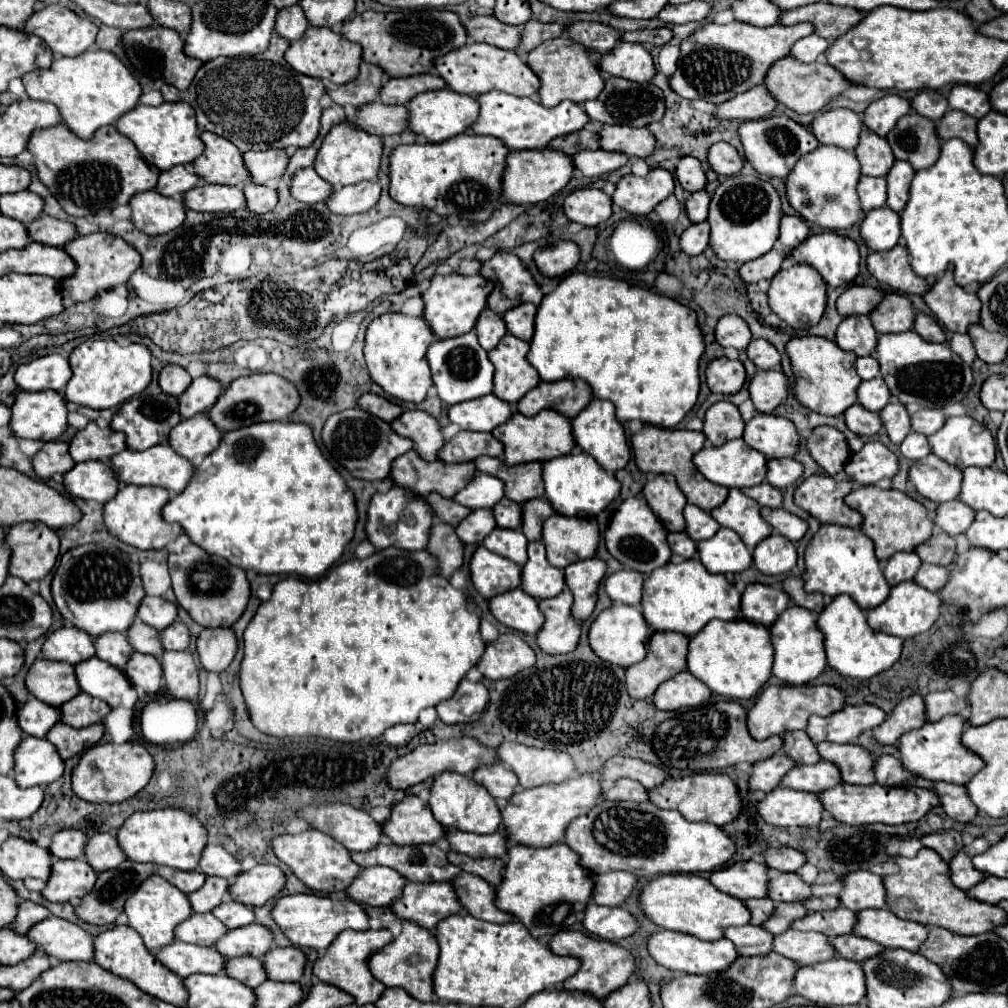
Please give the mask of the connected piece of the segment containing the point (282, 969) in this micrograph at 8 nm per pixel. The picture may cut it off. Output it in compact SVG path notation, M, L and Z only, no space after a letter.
M272 948L272 952L264 958L264 968L270 980L284 980L284 982L298 982L304 974L306 966L306 954L296 948Z

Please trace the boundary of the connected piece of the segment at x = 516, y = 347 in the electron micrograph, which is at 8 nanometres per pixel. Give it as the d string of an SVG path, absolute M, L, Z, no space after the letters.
M506 334L498 342L498 346L488 352L488 358L496 368L492 392L496 398L508 404L516 404L528 390L532 390L540 382L540 376L526 360L528 348L528 342Z

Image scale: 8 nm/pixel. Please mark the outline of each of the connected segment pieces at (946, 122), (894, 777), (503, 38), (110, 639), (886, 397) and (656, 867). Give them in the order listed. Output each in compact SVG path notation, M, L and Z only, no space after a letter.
M948 110L946 116L940 122L936 122L936 134L940 140L962 138L972 148L978 144L974 118L964 112L958 112L958 110Z
M880 756L876 760L874 770L876 782L882 786L900 786L914 778L910 772L904 772L904 768L900 768L900 760L894 756Z
M474 16L464 26L474 42L486 42L506 50L520 46L520 28L500 24L494 16Z
M106 632L94 638L96 656L116 668L124 668L128 656L132 654L132 648L126 642L126 636L122 632Z
M880 376L860 384L858 404L862 408L868 408L872 412L880 412L888 402L890 402L890 392L888 392L888 386L884 384L884 380Z
M600 800L588 814L576 818L564 842L580 854L580 864L594 874L626 870L640 878L658 874L714 872L736 854L736 842L708 822L688 822L676 810L656 808L652 802L610 802Z

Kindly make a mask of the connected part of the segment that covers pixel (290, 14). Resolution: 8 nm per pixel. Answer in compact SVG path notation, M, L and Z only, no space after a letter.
M298 4L280 10L276 16L276 32L290 42L298 40L306 28L308 28L308 18L304 16L304 10Z

